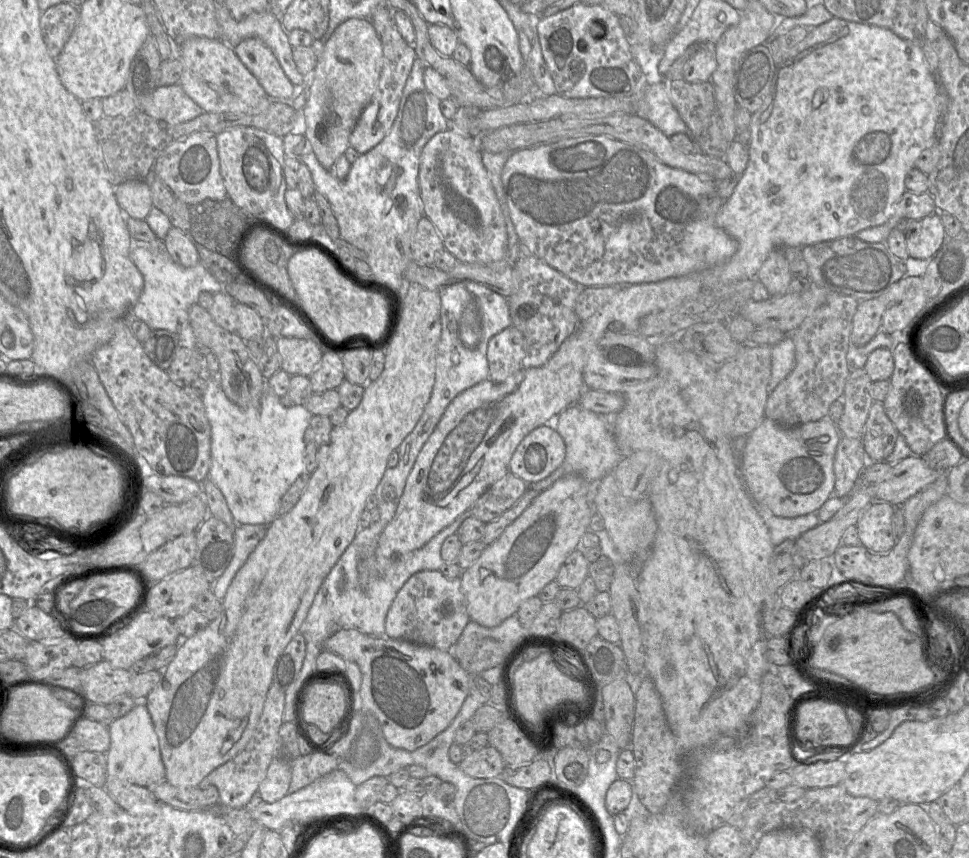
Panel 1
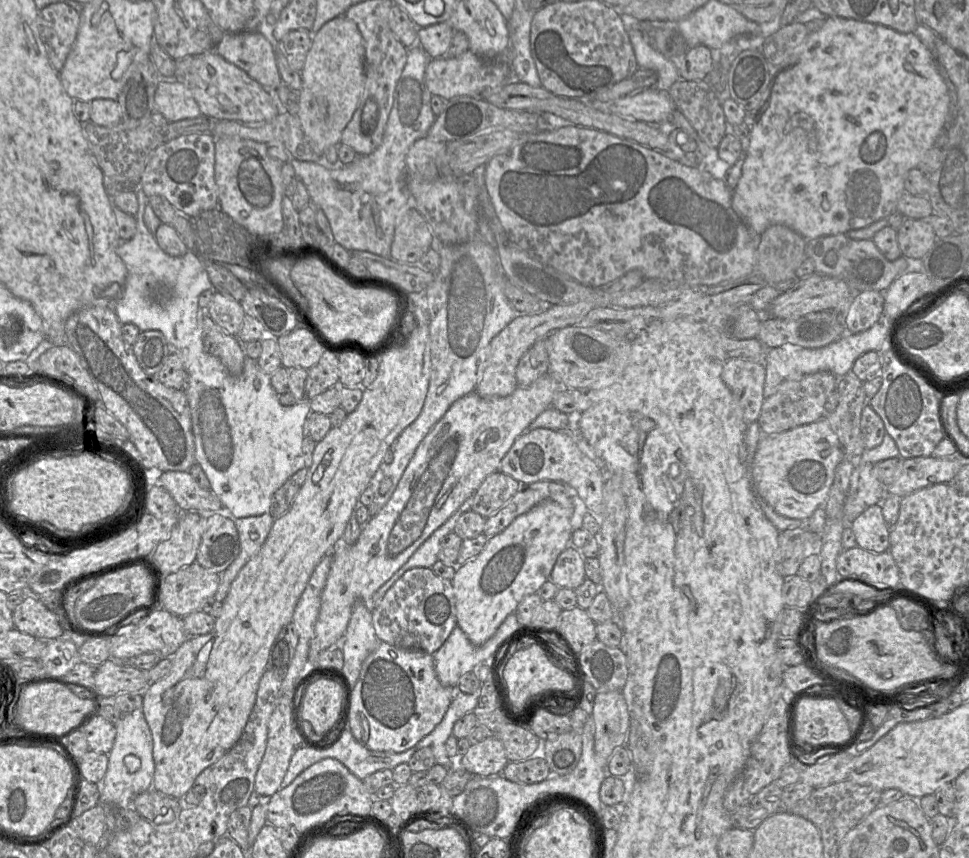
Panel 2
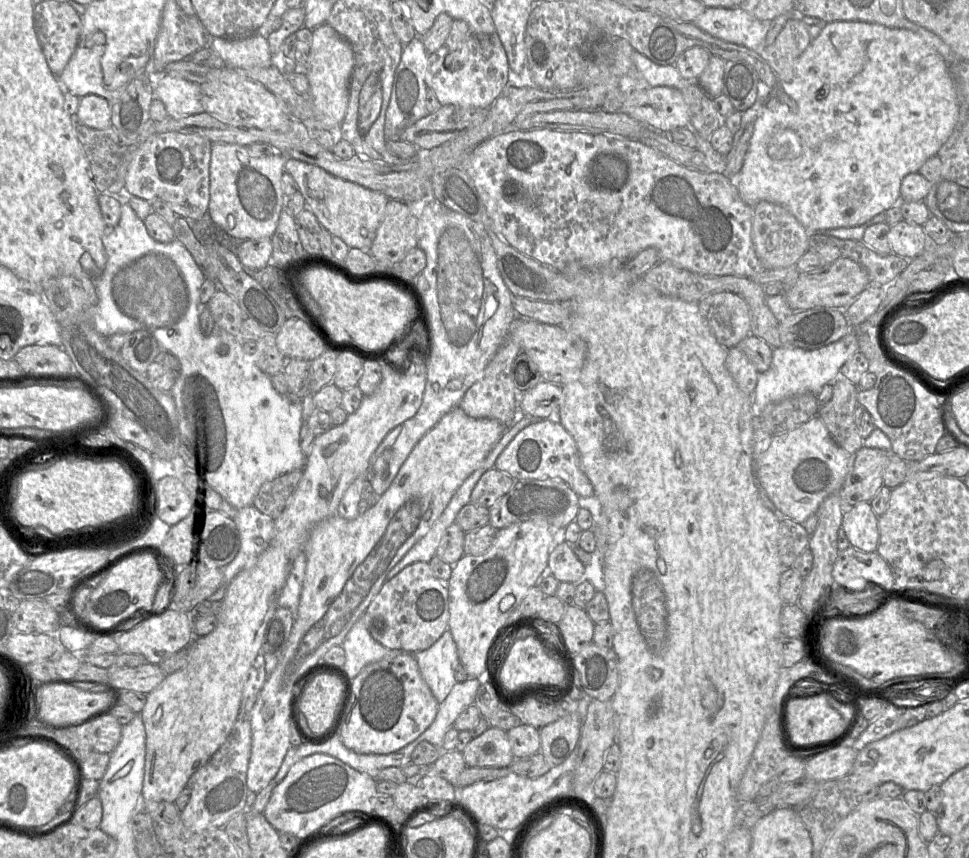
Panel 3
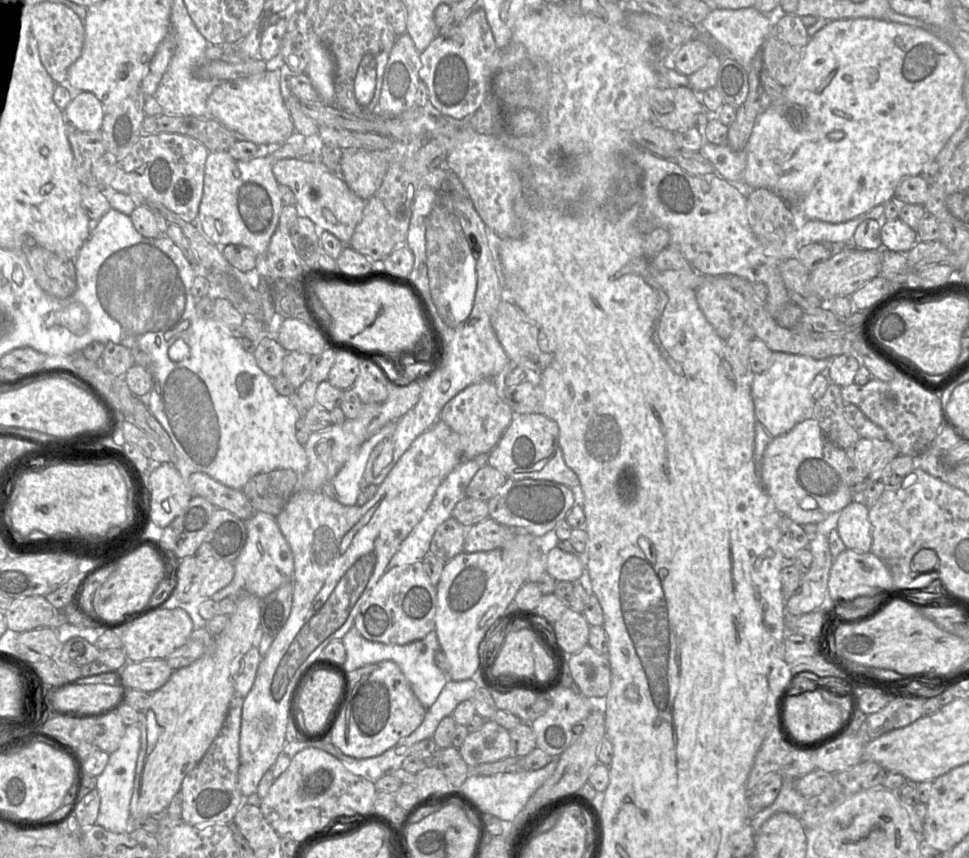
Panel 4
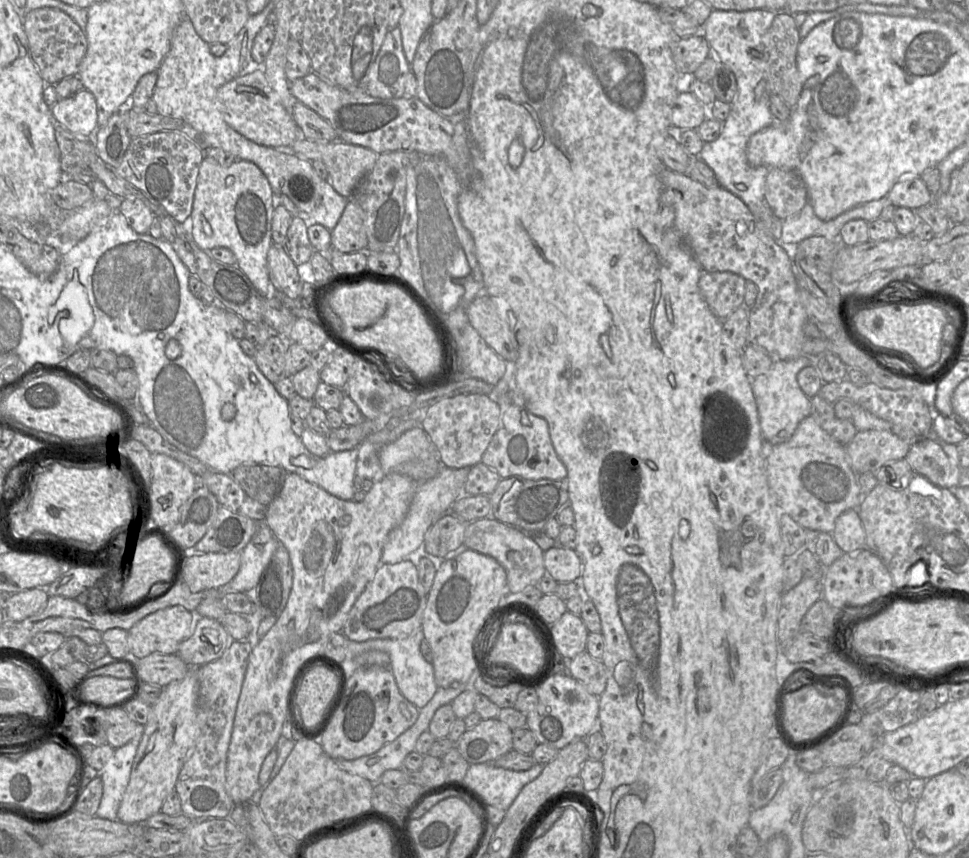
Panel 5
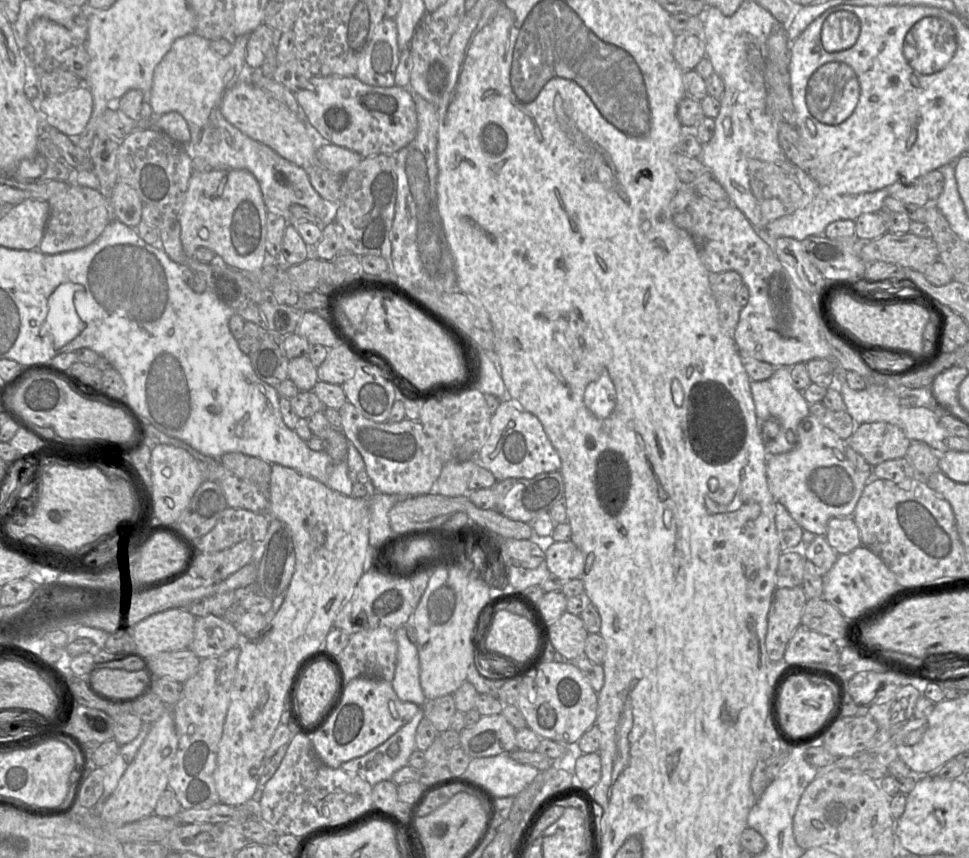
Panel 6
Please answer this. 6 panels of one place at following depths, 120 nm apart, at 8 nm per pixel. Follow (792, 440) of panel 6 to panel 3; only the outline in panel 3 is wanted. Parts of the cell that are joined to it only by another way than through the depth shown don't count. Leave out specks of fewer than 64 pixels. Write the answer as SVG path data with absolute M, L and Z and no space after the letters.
M853 330L838 341L818 349L806 350L786 346L774 348L770 367L758 374L752 395L752 417L755 411L762 412L768 405L785 398L806 393L817 395L824 385L839 377L843 364L858 351L858 338Z

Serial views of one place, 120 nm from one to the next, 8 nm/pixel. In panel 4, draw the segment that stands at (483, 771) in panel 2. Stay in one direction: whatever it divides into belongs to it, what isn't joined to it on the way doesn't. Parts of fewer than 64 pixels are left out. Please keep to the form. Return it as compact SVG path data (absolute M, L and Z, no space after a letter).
M486 720L483 726L475 732L469 733L459 748L460 755L469 767L496 762L512 755L510 734L507 729L493 720Z

